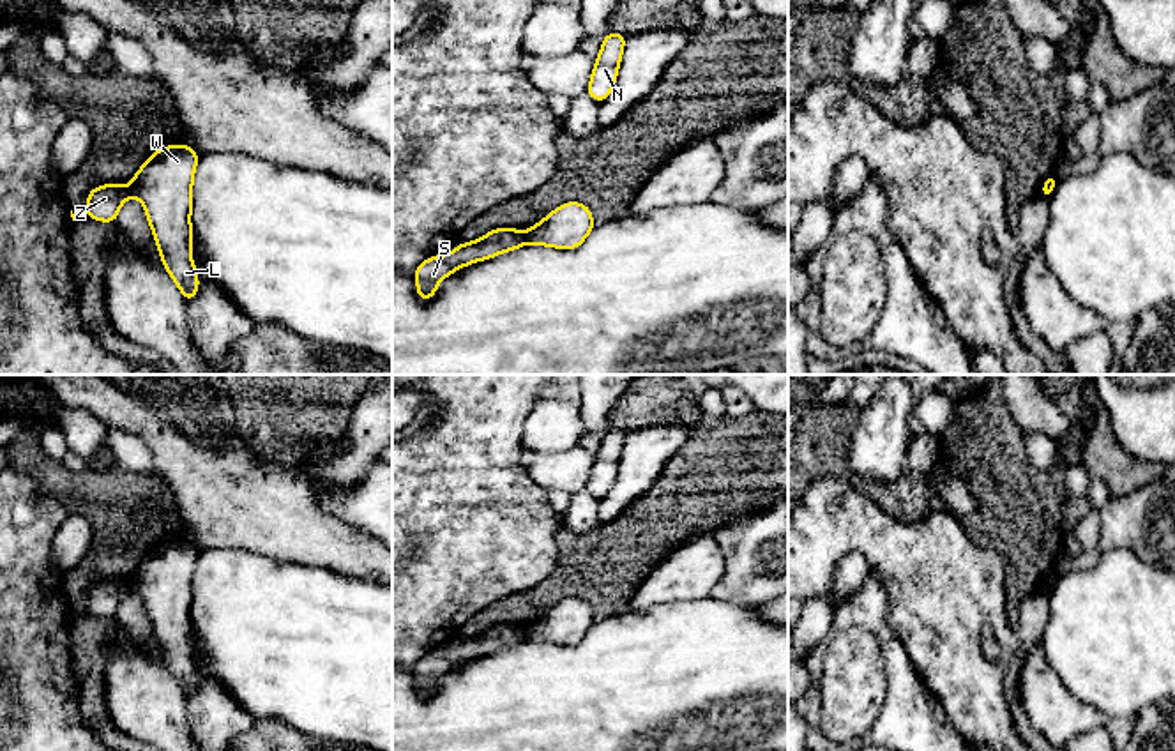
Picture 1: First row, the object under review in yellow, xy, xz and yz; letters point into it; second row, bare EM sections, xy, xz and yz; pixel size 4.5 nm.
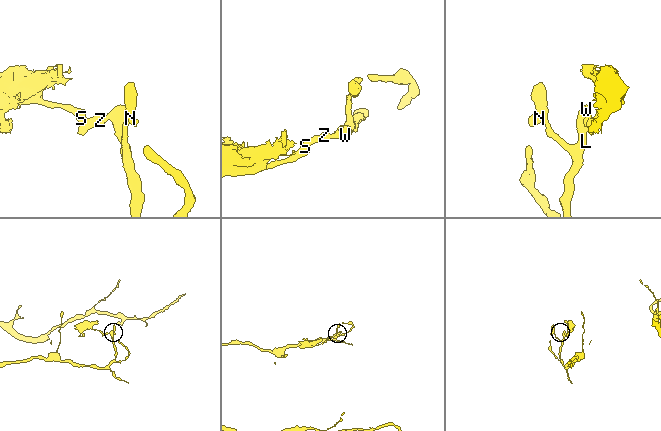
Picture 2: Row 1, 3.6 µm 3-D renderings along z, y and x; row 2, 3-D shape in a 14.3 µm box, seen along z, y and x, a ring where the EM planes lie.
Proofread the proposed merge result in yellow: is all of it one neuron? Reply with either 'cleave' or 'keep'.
cleave

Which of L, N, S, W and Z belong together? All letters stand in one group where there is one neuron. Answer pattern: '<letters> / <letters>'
L N W / S Z

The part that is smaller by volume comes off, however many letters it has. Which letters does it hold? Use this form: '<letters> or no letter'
S, Z

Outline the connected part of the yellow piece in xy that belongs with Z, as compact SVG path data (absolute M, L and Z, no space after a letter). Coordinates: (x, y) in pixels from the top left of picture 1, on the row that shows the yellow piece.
M106 184L94 187L87 198L87 217L104 223L115 223L122 203L133 196L122 184Z

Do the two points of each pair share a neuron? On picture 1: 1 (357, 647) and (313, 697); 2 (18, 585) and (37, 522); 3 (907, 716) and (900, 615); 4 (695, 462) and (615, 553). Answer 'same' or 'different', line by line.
1: same
2: same
3: different
4: same

